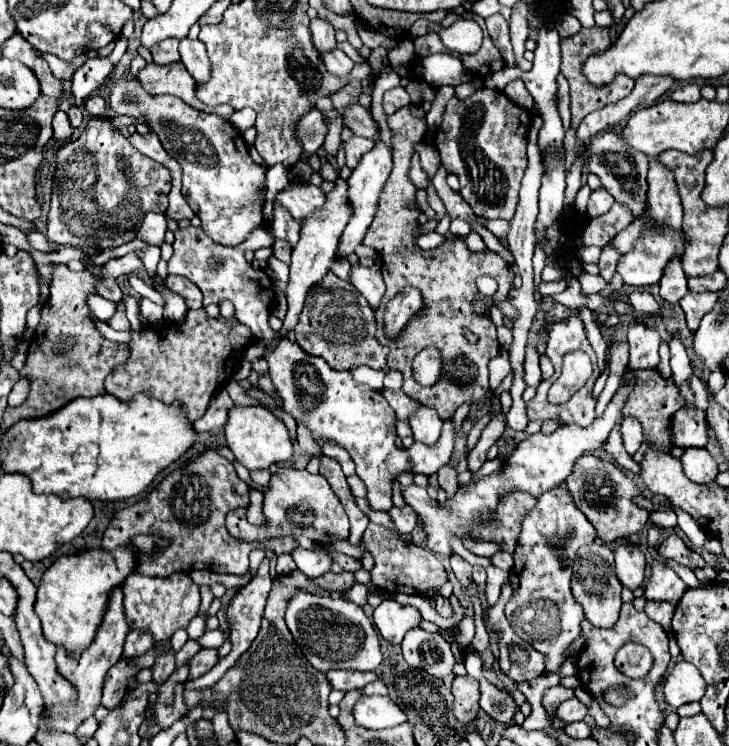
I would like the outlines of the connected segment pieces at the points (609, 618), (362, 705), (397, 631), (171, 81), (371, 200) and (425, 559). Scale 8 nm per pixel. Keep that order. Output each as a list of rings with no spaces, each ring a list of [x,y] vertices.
[[[587,545],[581,547],[573,565],[573,595],[583,607],[585,619],[595,627],[613,627],[619,619],[621,611],[621,581],[615,575],[615,563],[613,563],[613,551],[607,545]]]
[[[363,695],[363,699],[355,703],[353,717],[355,723],[367,729],[387,729],[407,721],[405,711],[399,705],[395,705],[391,697],[381,697],[381,695],[373,695],[373,697]]]
[[[385,599],[373,613],[381,637],[389,643],[401,643],[405,633],[421,623],[421,613],[415,607],[401,605],[395,599]]]
[[[181,61],[171,63],[171,65],[149,63],[139,71],[137,77],[143,83],[143,87],[147,87],[147,91],[151,91],[151,95],[159,95],[159,93],[175,95],[175,97],[183,99],[185,103],[189,103],[195,109],[215,113],[215,115],[219,113],[223,119],[229,119],[233,115],[233,111],[235,111],[233,107],[227,107],[227,105],[207,107],[199,99],[195,99],[195,79],[183,67]]]
[[[377,143],[369,153],[365,153],[359,161],[359,165],[353,169],[347,185],[349,185],[349,199],[351,199],[351,207],[353,207],[353,217],[347,223],[341,241],[339,241],[339,249],[337,255],[339,257],[347,257],[349,253],[355,251],[357,245],[361,245],[363,235],[367,233],[367,227],[371,225],[371,219],[377,211],[377,201],[379,201],[379,191],[383,191],[383,183],[387,181],[387,175],[391,173],[391,149],[385,143]]]
[[[369,523],[363,533],[363,543],[367,545],[367,549],[371,551],[371,555],[375,559],[371,579],[385,593],[419,595],[419,593],[425,593],[429,587],[439,587],[447,581],[447,573],[445,573],[441,561],[431,551],[425,551],[417,545],[405,545],[397,537],[395,531],[389,531],[385,527]]]

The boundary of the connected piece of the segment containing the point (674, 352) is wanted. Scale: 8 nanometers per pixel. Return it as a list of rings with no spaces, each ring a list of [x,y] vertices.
[[[671,337],[669,339],[669,351],[671,351],[671,369],[673,369],[673,379],[675,379],[675,383],[679,385],[679,389],[681,389],[681,395],[685,397],[685,401],[687,403],[693,403],[693,393],[691,393],[691,389],[687,387],[687,377],[693,373],[691,371],[691,361],[689,361],[689,357],[687,357],[687,351],[685,351],[685,345],[677,339],[677,337]]]

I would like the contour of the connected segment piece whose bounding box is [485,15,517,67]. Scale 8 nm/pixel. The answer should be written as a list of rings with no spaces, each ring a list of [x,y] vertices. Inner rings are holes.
[[[491,15],[485,19],[487,23],[487,31],[495,43],[495,47],[501,51],[501,57],[505,59],[507,67],[517,67],[515,55],[513,55],[513,47],[511,47],[511,39],[509,39],[509,25],[501,15]]]

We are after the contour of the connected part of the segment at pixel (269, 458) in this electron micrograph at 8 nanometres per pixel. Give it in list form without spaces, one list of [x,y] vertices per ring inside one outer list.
[[[233,407],[229,411],[229,421],[225,425],[225,437],[235,459],[249,471],[269,469],[275,463],[287,465],[293,461],[293,443],[289,429],[265,407]]]

